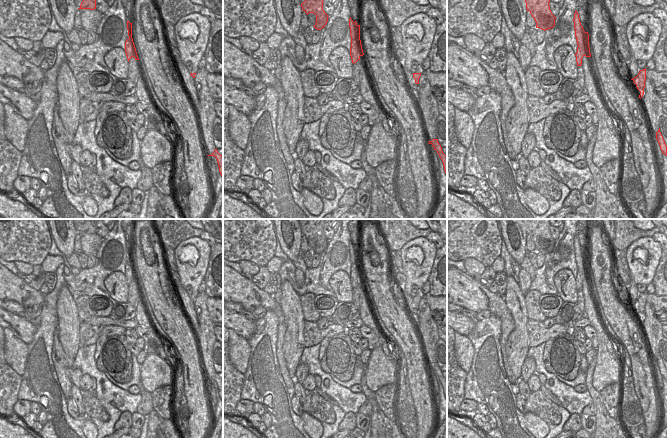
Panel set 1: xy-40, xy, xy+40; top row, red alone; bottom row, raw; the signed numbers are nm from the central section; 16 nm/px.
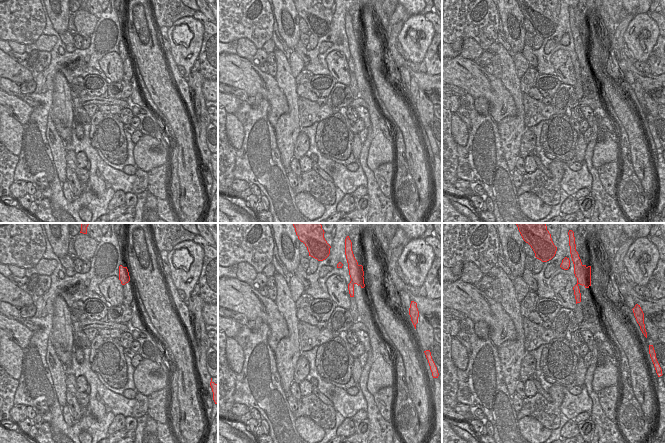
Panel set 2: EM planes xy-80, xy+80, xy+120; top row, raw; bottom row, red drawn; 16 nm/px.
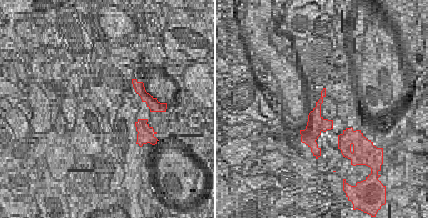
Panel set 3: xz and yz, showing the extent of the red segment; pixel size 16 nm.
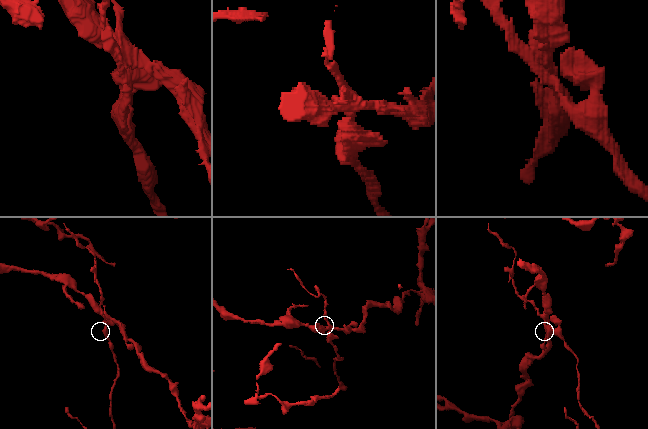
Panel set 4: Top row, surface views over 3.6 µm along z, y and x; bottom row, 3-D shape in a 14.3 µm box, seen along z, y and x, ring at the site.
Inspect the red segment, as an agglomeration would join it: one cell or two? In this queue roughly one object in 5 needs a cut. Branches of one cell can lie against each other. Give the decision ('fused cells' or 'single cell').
fused cells

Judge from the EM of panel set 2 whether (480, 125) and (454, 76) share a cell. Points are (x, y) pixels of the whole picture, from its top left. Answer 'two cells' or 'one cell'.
two cells

